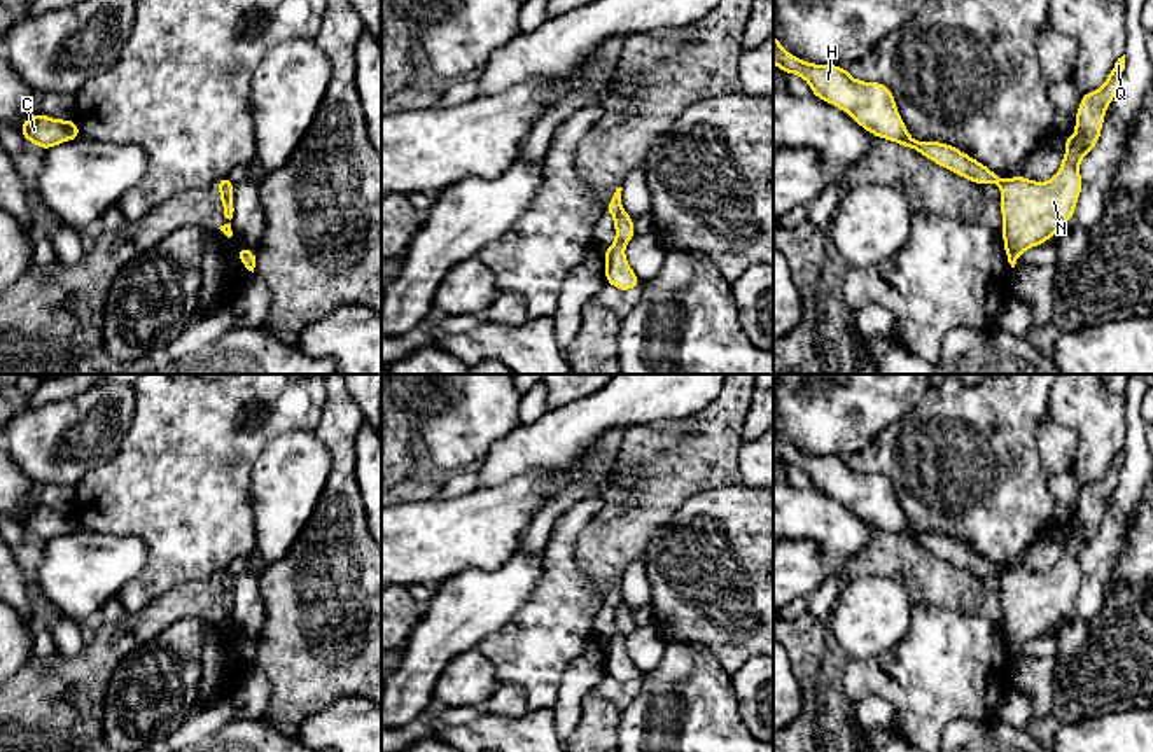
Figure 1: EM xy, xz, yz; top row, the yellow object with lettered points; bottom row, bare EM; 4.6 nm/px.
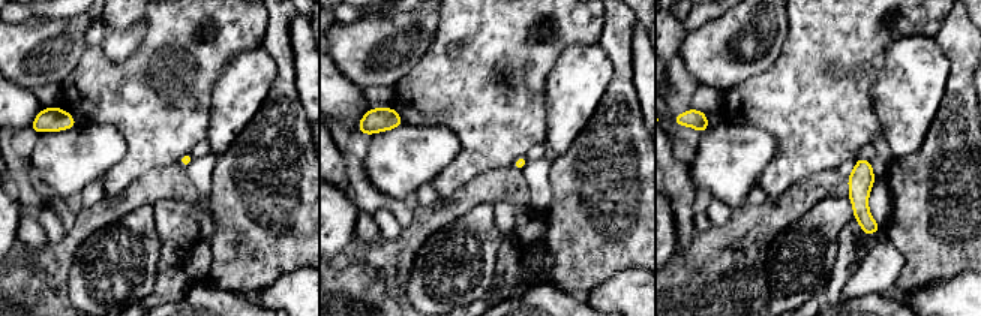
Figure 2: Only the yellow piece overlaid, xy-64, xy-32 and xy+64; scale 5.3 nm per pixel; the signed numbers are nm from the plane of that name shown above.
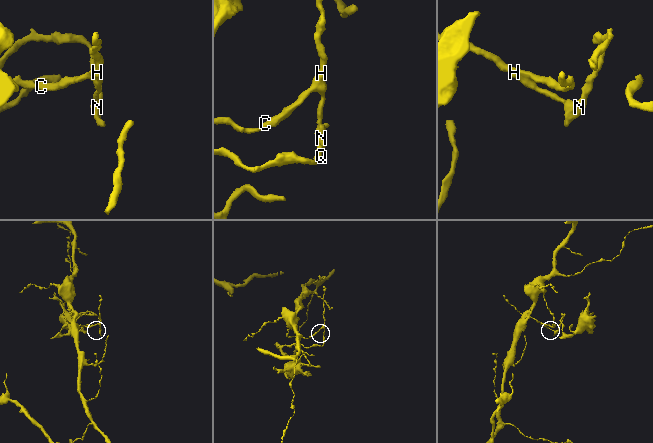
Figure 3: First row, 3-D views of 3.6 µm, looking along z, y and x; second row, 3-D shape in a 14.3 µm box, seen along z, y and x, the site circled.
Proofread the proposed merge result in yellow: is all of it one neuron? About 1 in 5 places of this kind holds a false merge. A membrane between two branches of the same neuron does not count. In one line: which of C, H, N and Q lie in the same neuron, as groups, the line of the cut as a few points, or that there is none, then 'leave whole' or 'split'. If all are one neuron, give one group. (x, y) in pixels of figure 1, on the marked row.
C H / N Q; cut in xz along (621, 208), (614, 215); split

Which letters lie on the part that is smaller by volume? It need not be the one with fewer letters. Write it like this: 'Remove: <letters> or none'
Remove: N, Q

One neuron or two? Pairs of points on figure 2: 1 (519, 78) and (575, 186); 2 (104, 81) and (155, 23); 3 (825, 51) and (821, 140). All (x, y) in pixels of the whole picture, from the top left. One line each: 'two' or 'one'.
1: two
2: one
3: one

